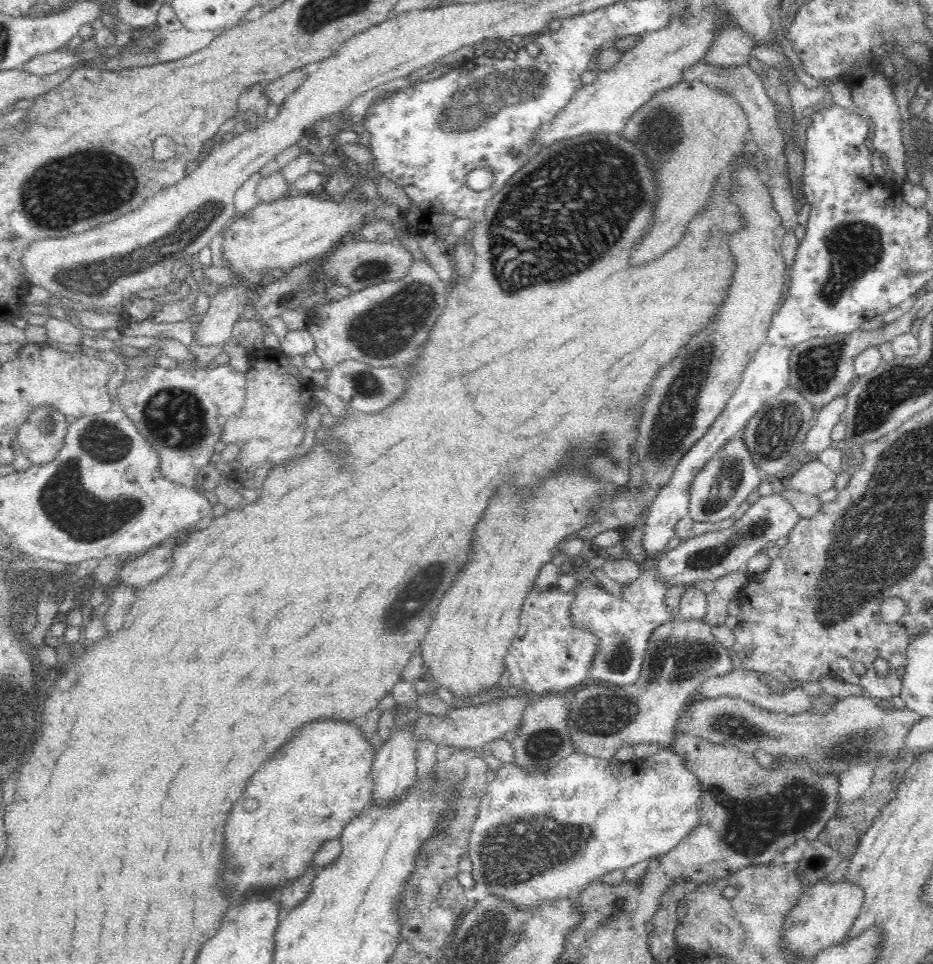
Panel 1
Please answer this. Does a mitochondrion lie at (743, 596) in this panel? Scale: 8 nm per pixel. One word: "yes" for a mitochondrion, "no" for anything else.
no

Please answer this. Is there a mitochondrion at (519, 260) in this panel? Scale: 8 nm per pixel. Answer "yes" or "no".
yes

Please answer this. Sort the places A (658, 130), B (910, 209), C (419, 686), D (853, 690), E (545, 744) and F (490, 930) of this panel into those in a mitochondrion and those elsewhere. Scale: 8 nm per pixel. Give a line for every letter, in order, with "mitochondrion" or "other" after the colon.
A: mitochondrion
B: other
C: other
D: other
E: mitochondrion
F: mitochondrion

